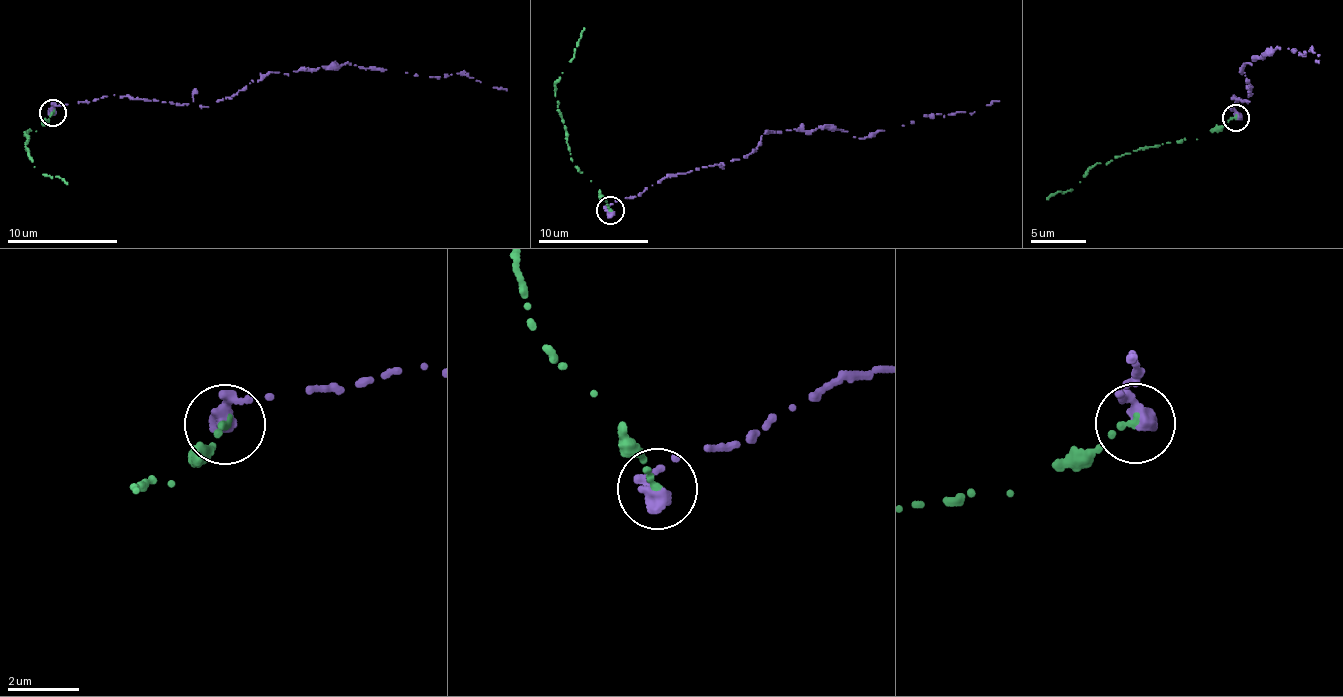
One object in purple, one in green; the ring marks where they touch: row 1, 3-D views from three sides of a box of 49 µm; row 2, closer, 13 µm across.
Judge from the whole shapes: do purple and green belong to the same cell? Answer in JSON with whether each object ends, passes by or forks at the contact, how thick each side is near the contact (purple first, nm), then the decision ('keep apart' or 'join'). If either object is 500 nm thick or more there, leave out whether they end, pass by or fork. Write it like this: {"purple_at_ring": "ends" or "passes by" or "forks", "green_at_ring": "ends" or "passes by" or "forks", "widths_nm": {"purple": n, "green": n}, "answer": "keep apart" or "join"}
{"purple_at_ring": "ends", "green_at_ring": "ends", "widths_nm": {"purple": 480, "green": 200}, "answer": "keep apart"}

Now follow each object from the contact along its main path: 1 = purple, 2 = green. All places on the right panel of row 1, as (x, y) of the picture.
1: (1236, 118), (1230, 109), (1235, 95), (1250, 100), (1243, 64), (1267, 52), (1312, 49), (1317, 63)
2: (1236, 118), (1197, 138), (1139, 147), (1112, 161), (1096, 163), (1080, 182), (1047, 200)

